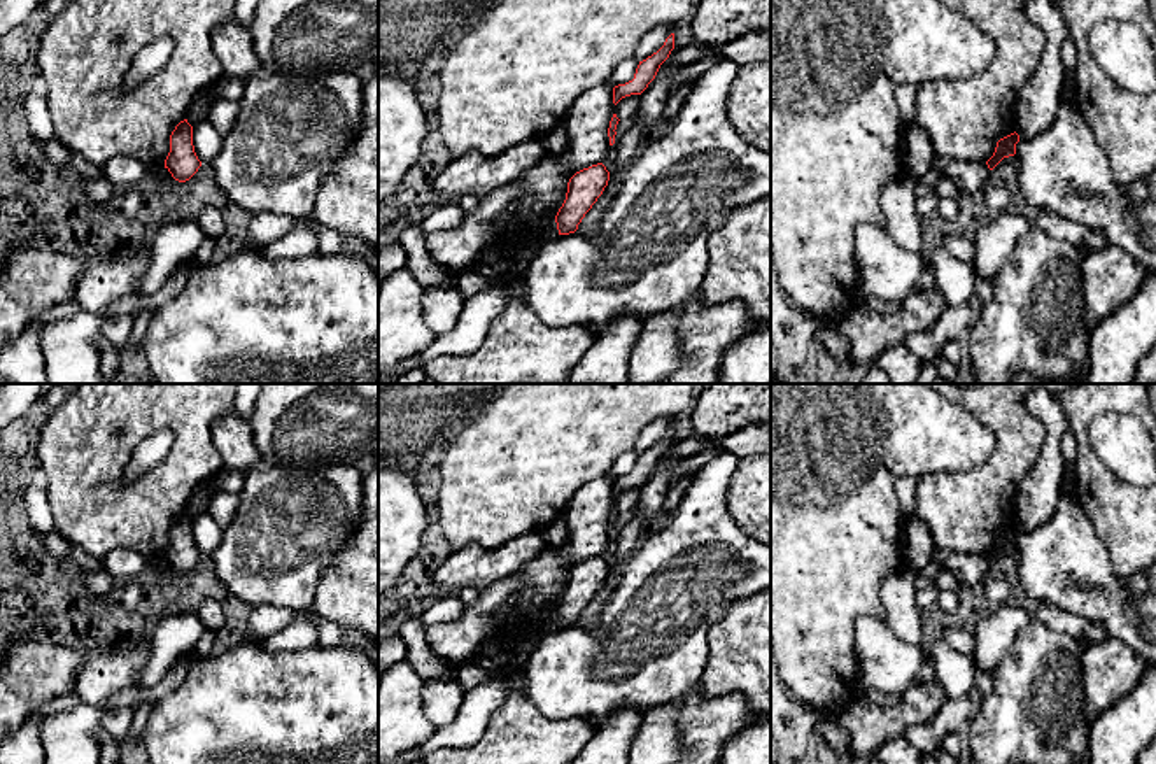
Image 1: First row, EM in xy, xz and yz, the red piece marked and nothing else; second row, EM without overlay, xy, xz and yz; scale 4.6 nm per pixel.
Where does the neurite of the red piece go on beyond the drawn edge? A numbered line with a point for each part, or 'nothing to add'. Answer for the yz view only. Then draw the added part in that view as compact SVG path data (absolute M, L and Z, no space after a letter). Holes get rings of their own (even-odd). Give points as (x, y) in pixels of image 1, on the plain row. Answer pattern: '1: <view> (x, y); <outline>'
nothing to add

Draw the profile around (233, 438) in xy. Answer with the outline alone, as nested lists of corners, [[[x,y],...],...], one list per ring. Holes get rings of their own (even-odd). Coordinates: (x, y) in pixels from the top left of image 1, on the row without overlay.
[[[236,410],[212,426],[212,438],[224,468],[245,473],[261,463],[250,422]]]

